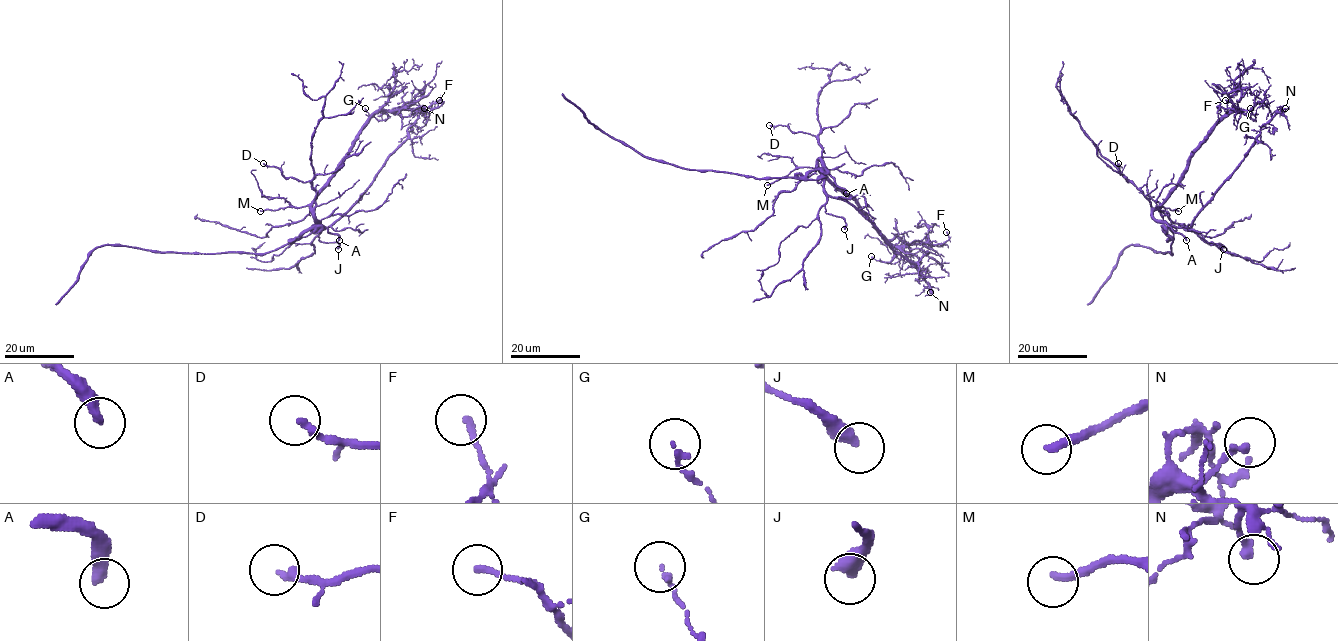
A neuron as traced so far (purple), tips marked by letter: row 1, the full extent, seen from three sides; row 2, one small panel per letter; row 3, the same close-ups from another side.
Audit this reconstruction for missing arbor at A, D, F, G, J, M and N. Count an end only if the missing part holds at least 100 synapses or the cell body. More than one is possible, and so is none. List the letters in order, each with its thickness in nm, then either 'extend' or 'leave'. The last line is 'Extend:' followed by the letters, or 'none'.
A: 380 nm | extend
D: 220 nm | leave
F: 180 nm | leave
G: 150 nm | leave
J: 440 nm | leave
M: 240 nm | leave
N: 220 nm | leave
Extend: A

